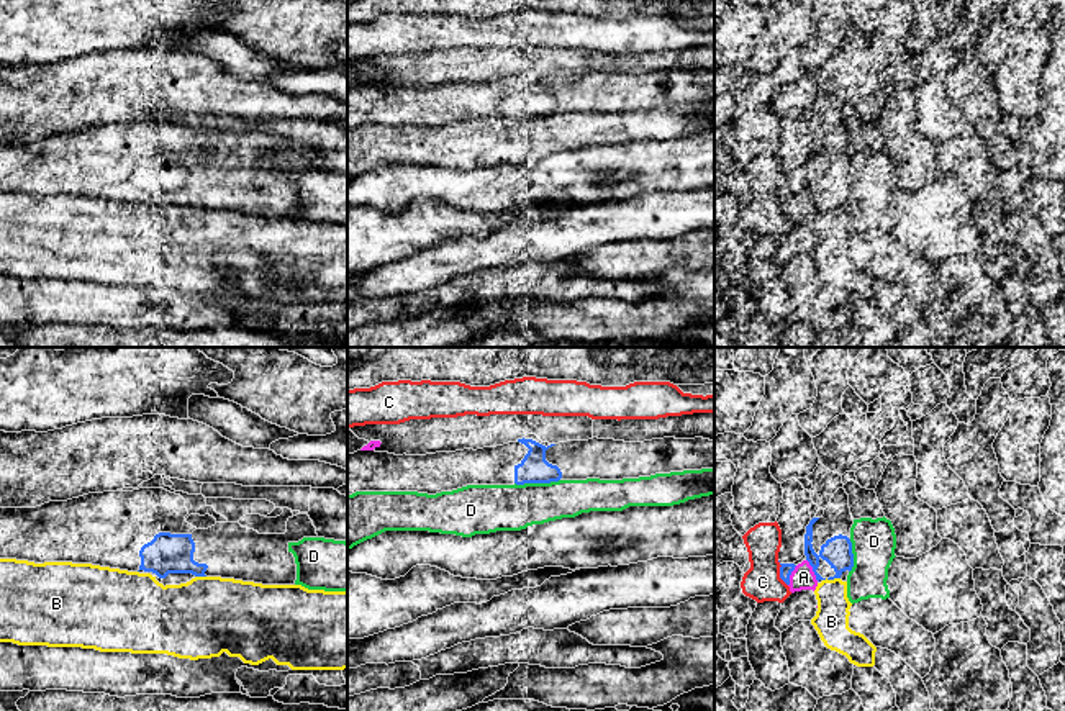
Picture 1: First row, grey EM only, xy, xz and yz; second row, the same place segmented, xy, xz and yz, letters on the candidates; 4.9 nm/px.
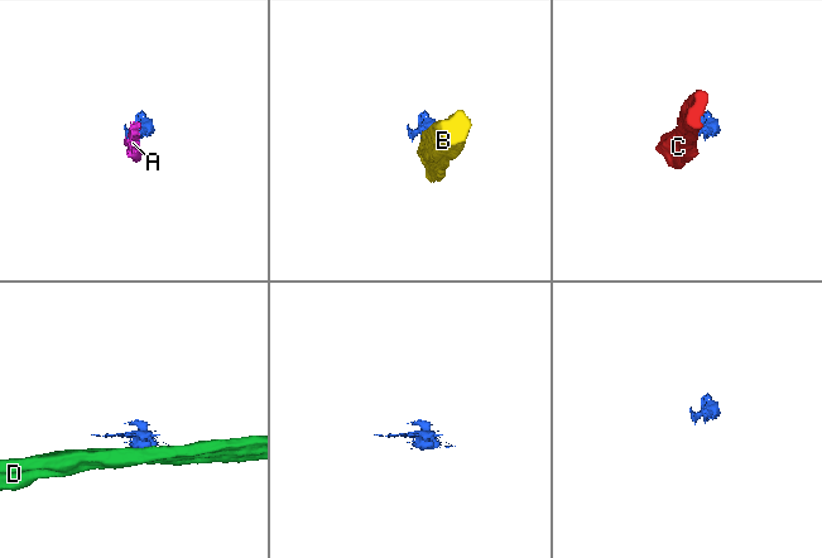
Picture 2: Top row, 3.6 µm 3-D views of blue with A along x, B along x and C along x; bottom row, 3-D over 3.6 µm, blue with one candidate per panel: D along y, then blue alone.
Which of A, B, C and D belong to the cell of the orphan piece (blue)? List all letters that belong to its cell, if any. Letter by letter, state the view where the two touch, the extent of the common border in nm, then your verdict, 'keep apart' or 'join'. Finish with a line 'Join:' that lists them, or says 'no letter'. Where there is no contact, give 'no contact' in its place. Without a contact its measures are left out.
A: contact in yz; length 130 nm; keep apart
B: contact in yz; length 90 nm; keep apart
C: contact in yz; length 140 nm; keep apart
D: contact in xz; length 220 nm; keep apart
Join: no letter

